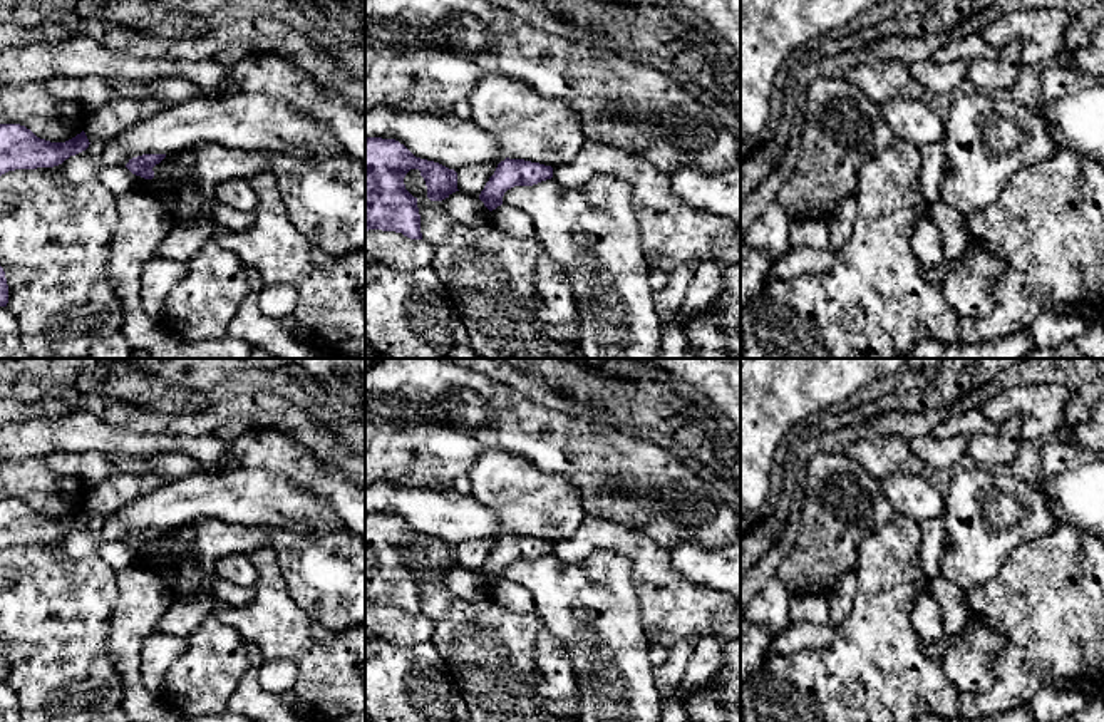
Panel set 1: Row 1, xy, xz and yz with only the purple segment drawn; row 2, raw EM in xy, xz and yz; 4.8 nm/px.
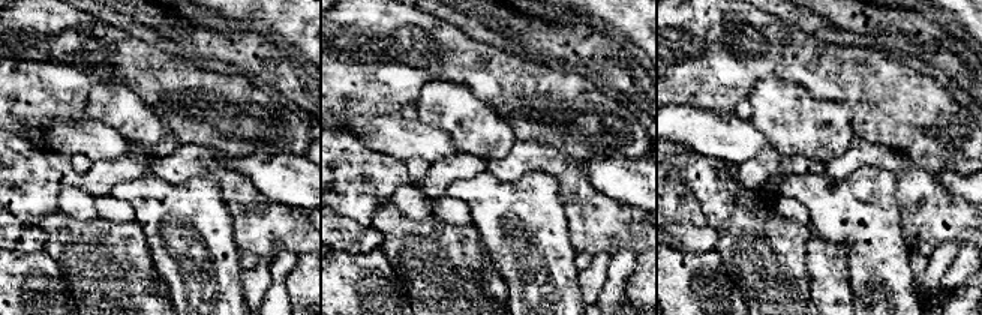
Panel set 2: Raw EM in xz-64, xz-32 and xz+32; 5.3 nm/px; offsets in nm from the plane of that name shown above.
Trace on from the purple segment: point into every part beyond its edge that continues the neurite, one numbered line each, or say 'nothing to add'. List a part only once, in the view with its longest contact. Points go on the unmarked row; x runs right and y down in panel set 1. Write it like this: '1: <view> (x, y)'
nothing to add

